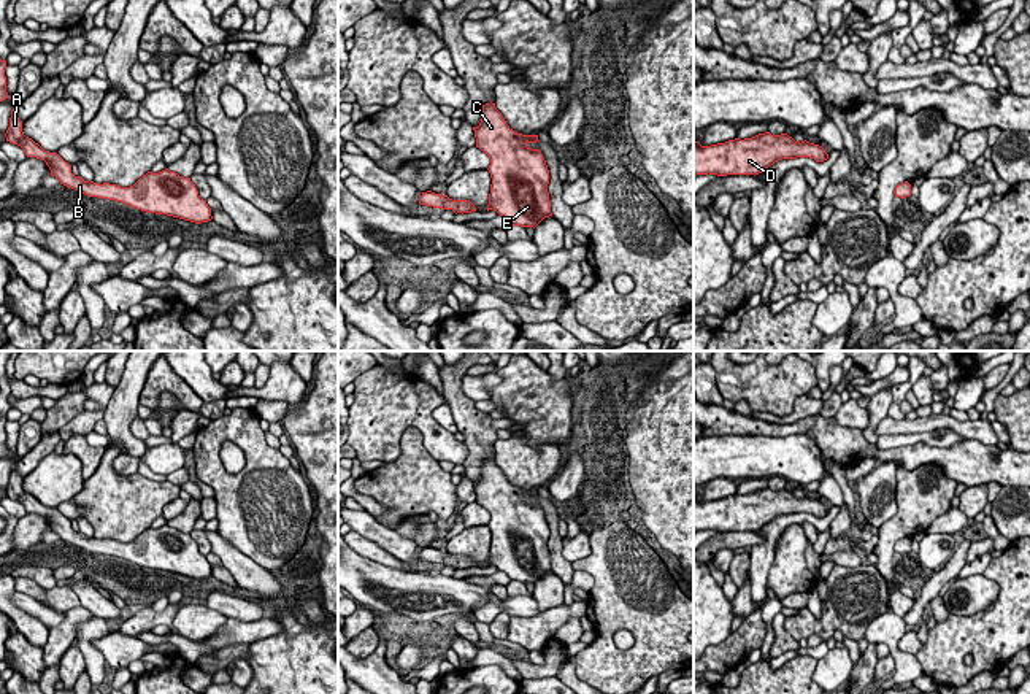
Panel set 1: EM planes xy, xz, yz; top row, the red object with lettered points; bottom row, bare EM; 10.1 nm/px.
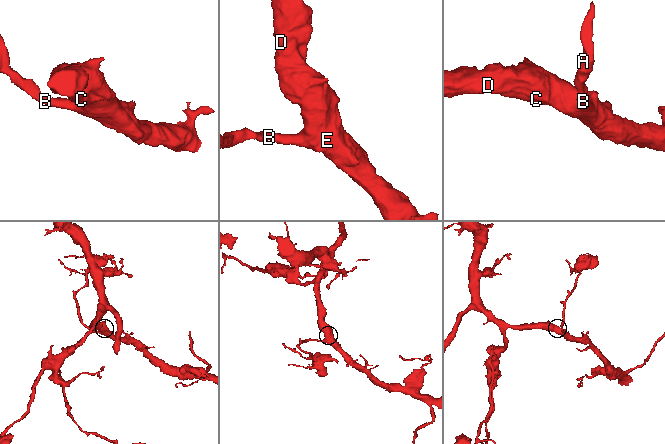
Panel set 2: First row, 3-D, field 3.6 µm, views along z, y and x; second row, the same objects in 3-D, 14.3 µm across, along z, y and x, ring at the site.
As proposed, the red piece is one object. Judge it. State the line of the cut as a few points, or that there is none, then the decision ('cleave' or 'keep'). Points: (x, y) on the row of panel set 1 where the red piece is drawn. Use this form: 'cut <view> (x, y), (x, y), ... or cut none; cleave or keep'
cut none; keep

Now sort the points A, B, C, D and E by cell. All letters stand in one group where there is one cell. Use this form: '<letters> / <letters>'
A B C D E

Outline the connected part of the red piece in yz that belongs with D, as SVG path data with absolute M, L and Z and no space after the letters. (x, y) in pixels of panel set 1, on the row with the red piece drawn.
M759 133L752 138L735 138L725 143L701 146L694 141L694 176L697 175L759 175L781 159L828 159L825 149L809 141L795 141L787 133Z

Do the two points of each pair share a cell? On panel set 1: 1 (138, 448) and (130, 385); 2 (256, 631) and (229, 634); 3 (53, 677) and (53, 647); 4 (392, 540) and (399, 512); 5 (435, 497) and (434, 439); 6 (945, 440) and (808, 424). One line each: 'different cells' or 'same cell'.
1: same cell
2: same cell
3: different cells
4: different cells
5: different cells
6: different cells

